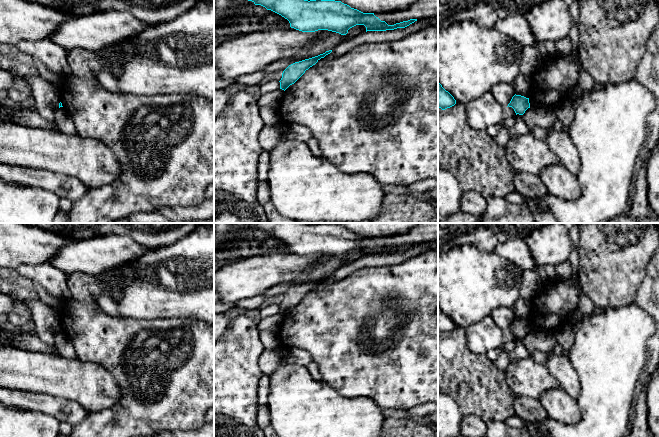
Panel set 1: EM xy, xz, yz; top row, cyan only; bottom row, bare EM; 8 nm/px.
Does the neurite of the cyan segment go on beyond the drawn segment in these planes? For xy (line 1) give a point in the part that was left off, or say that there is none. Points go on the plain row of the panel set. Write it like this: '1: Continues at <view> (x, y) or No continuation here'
1: No continuation here

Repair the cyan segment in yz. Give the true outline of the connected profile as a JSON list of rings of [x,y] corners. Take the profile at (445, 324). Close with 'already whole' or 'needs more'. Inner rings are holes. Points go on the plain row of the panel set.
[[[438,306],[438,331],[445,334],[454,330],[455,328],[456,324],[454,321]]] | already whole

